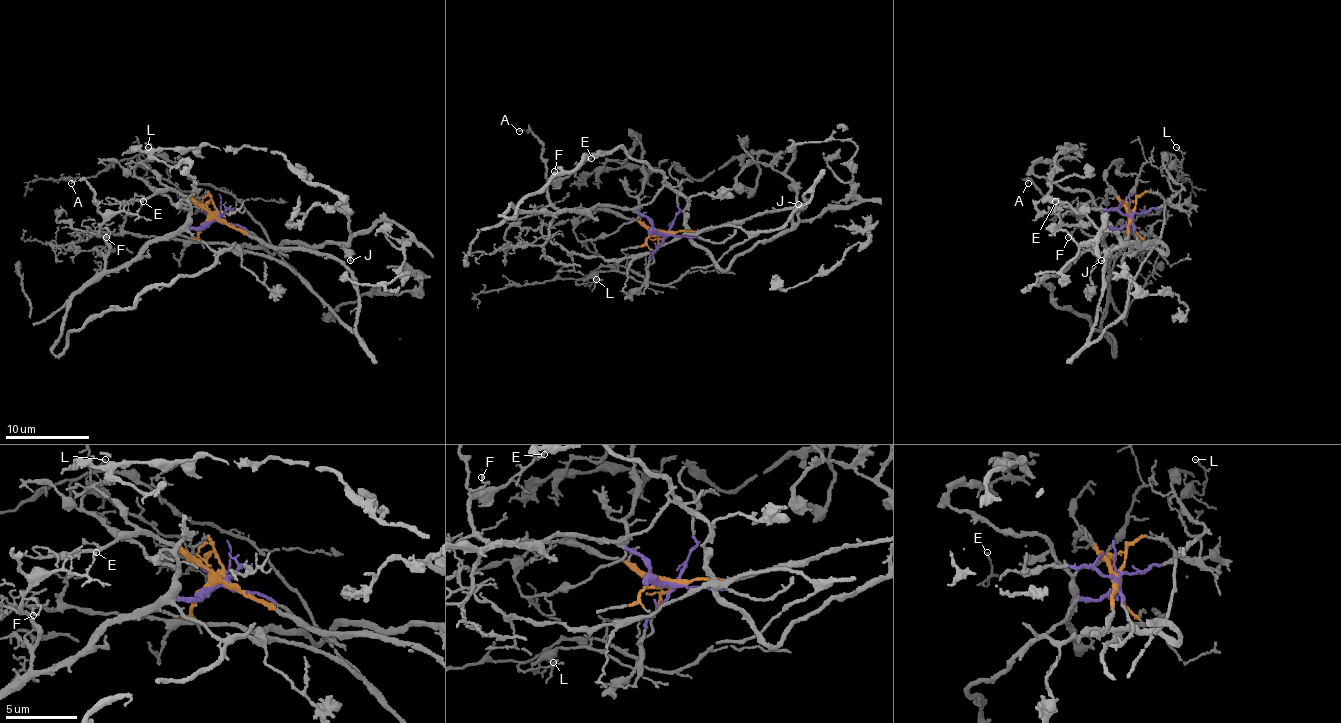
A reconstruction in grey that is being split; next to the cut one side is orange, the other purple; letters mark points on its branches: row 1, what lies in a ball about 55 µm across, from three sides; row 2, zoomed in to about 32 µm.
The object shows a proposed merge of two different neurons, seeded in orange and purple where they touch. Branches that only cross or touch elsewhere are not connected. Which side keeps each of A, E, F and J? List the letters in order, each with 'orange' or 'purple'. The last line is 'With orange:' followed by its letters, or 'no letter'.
A: purple
E: purple
F: purple
J: purple
With orange: no letter

